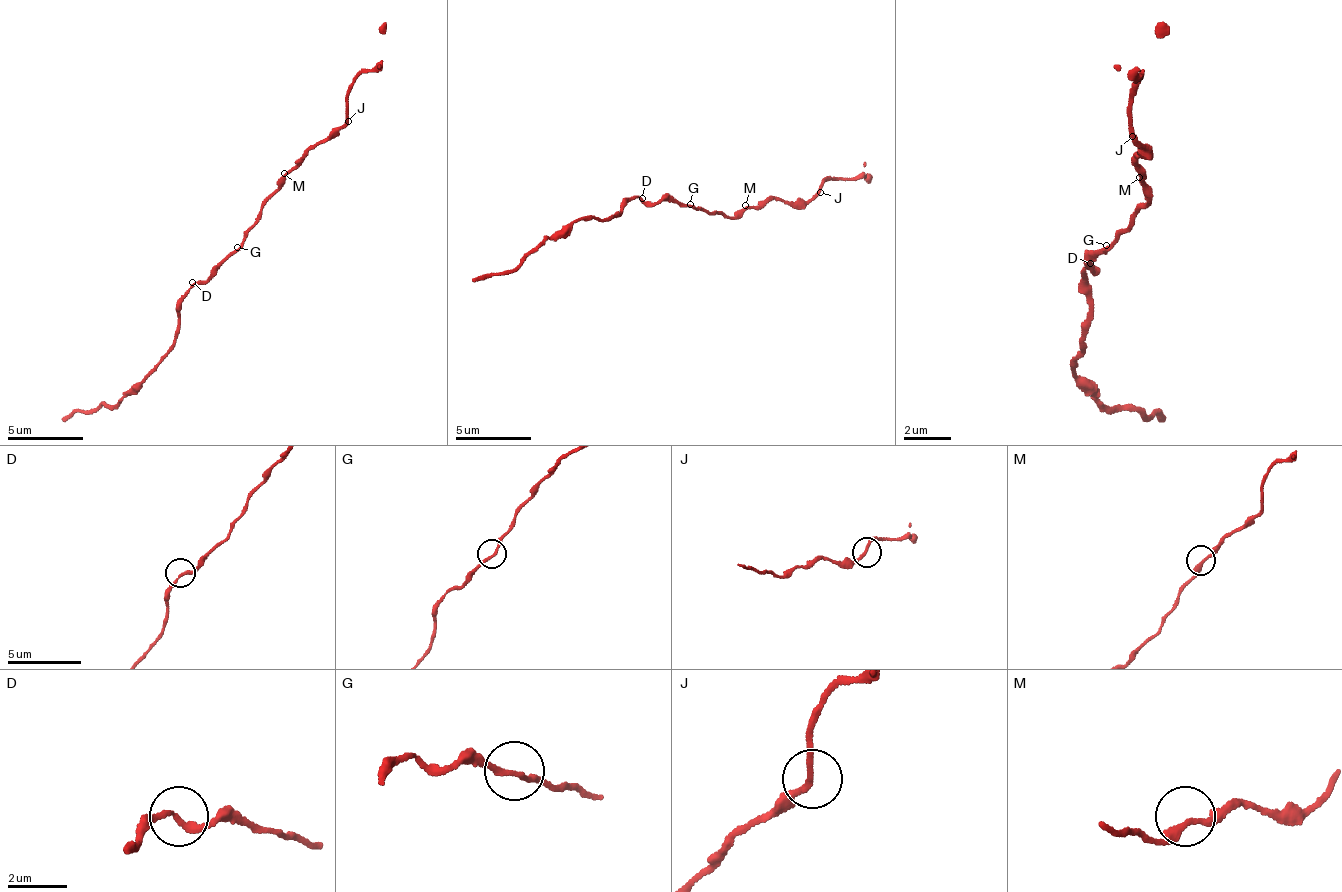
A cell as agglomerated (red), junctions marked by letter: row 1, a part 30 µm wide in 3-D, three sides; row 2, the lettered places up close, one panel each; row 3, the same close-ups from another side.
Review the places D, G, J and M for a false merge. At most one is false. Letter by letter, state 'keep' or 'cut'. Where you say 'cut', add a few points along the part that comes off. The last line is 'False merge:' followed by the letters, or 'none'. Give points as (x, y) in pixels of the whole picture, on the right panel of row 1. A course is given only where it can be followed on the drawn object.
D: keep
G: keep
J: keep
M: keep
False merge: none

